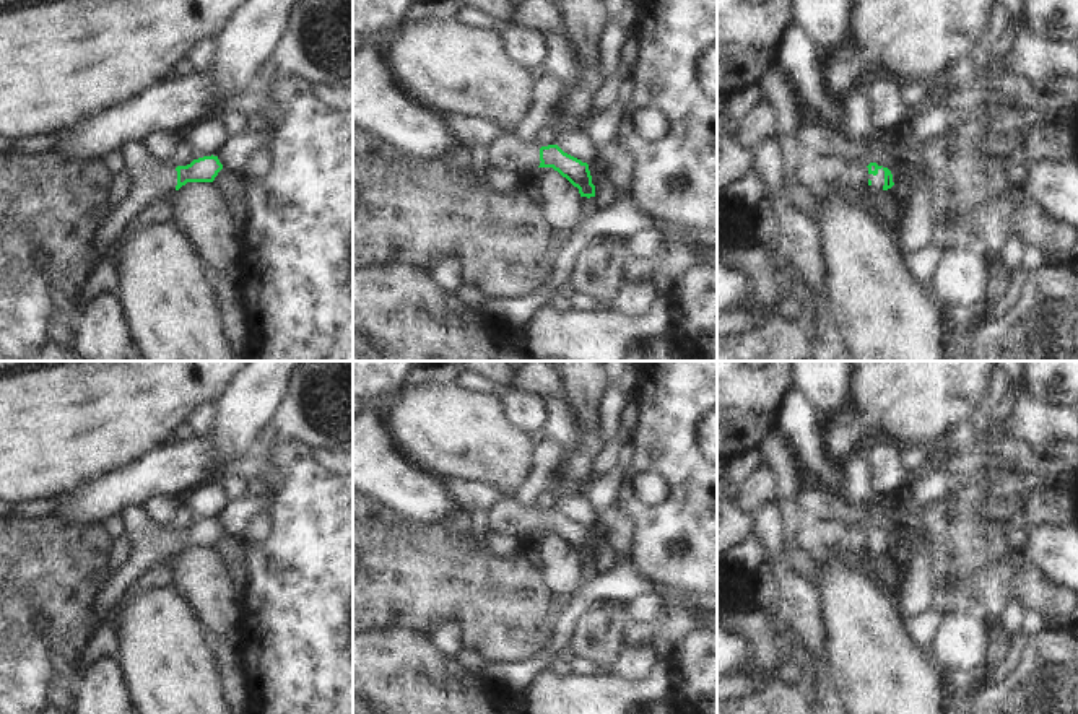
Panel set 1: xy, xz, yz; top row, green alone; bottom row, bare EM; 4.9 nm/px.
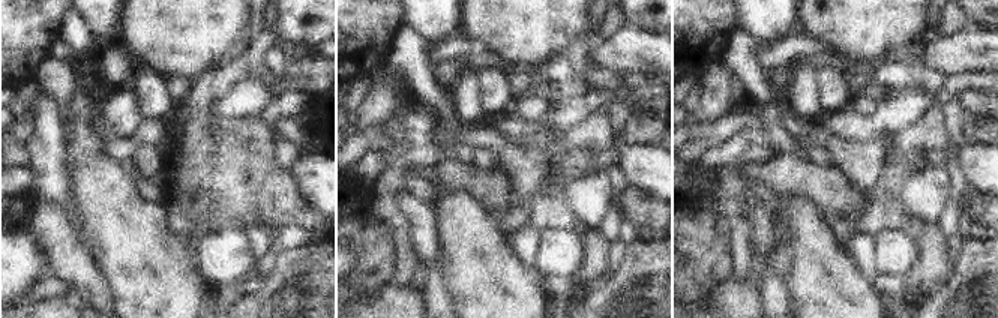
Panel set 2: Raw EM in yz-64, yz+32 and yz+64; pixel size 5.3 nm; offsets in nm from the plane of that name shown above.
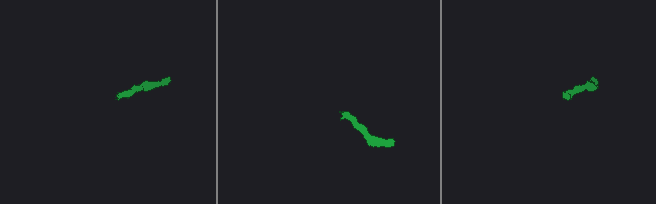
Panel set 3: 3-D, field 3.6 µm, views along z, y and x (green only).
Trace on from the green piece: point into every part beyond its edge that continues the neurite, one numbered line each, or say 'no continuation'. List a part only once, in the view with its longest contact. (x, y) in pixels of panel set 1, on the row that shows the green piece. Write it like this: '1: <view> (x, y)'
1: yz (877, 181)

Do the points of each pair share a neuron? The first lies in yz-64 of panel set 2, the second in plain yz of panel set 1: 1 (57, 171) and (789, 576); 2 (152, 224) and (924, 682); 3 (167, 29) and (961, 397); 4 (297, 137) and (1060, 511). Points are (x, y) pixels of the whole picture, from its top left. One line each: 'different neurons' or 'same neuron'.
1: same neuron
2: same neuron
3: same neuron
4: same neuron

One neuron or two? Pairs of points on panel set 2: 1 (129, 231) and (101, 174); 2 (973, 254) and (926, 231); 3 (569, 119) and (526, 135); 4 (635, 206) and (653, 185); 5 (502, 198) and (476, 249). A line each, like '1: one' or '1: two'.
1: one
2: two
3: one
4: two
5: two

